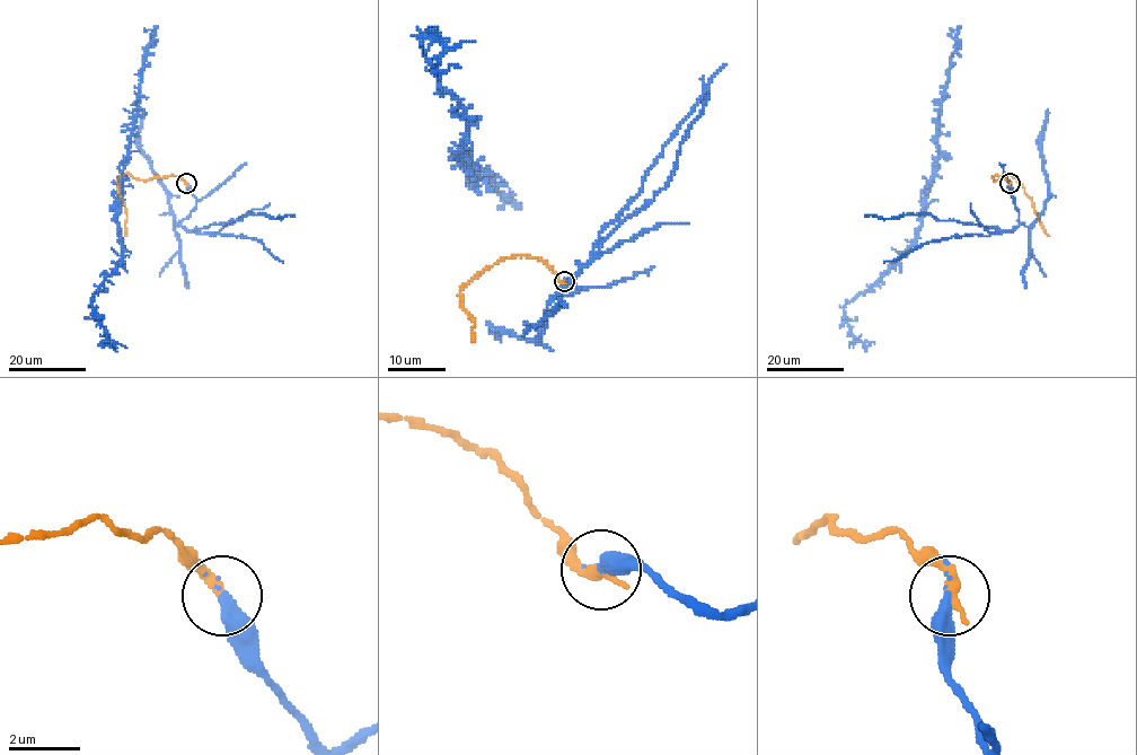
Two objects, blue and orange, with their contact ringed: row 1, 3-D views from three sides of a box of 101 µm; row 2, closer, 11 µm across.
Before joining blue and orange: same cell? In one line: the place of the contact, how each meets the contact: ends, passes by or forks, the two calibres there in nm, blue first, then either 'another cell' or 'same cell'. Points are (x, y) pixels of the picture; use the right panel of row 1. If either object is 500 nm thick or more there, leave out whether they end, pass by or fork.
place (1010, 183); blue ends; orange ends; calibres 420 and 320 nm; another cell

